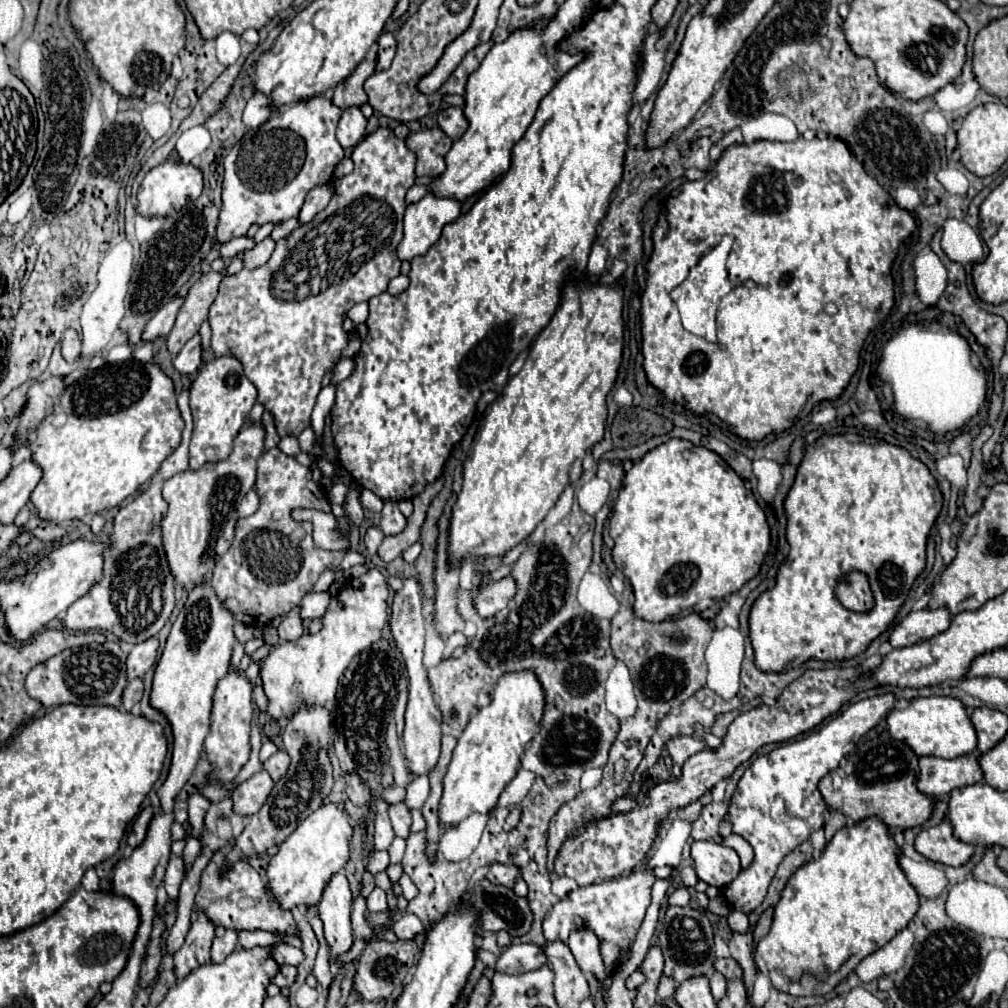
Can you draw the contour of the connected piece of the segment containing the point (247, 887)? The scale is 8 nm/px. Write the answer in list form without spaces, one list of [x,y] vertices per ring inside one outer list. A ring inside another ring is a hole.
[[[222,852],[214,854],[214,860],[202,874],[202,884],[196,894],[196,908],[202,908],[208,918],[224,928],[236,930],[266,930],[286,936],[298,936],[298,928],[292,916],[292,910],[284,910],[274,894],[268,890],[268,884],[248,862],[236,862],[230,870],[218,872],[222,864]]]

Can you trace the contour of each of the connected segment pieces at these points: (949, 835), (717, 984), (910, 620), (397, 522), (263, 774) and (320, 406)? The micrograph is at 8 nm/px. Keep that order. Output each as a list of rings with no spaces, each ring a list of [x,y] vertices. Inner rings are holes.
[[[944,820],[942,824],[938,824],[934,828],[922,830],[916,836],[914,846],[924,858],[946,864],[946,866],[962,866],[974,854],[972,844],[966,844],[966,842],[954,838],[952,824],[948,820]]]
[[[714,972],[712,978],[710,978],[710,988],[712,988],[712,994],[716,1000],[720,1000],[724,994],[726,994],[726,980],[720,972]]]
[[[938,608],[938,610],[916,610],[910,612],[890,634],[890,644],[894,648],[906,648],[916,642],[922,642],[926,638],[932,638],[940,632],[946,632],[950,626],[952,614],[948,608]]]
[[[386,502],[384,504],[380,528],[382,528],[384,536],[396,536],[406,528],[406,518],[400,514],[396,502]]]
[[[260,770],[256,772],[252,778],[248,778],[246,782],[242,782],[234,792],[232,792],[232,800],[234,800],[234,812],[242,814],[242,816],[252,816],[256,814],[270,790],[274,786],[274,780],[270,778],[270,774],[266,770]]]
[[[334,384],[322,388],[322,390],[320,390],[320,396],[318,396],[318,400],[316,400],[314,412],[312,412],[312,428],[316,430],[318,442],[322,442],[324,418],[330,414],[330,408],[332,408],[332,404],[334,404],[334,392],[336,392],[336,386],[334,386]]]

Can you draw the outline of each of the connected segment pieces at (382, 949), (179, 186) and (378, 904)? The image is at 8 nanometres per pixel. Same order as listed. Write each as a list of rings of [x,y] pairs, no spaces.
[[[374,938],[364,952],[360,954],[360,964],[358,964],[358,972],[354,976],[354,988],[360,992],[360,996],[364,1000],[382,1000],[388,998],[396,986],[406,982],[406,976],[410,974],[410,970],[414,968],[414,960],[418,958],[418,944],[414,940],[398,940],[394,944]]]
[[[164,162],[152,168],[146,178],[140,184],[138,190],[138,214],[142,216],[166,216],[172,210],[180,210],[186,204],[194,202],[202,194],[204,182],[202,172],[194,164],[182,164],[182,162]]]
[[[374,888],[374,892],[368,896],[368,910],[370,912],[382,912],[386,910],[386,894],[382,888]]]

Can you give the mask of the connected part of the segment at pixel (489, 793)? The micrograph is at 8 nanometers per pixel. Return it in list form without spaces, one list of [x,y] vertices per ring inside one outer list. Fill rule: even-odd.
[[[514,670],[500,676],[492,700],[486,708],[480,708],[464,728],[462,736],[458,738],[458,744],[452,754],[452,762],[448,766],[448,772],[444,776],[444,794],[440,800],[440,822],[448,828],[450,824],[458,824],[464,818],[468,818],[472,812],[488,812],[496,806],[498,796],[506,788],[506,784],[516,776],[520,766],[520,756],[524,754],[526,744],[540,732],[540,722],[544,716],[546,706],[546,694],[542,688],[542,682],[532,670]]]

